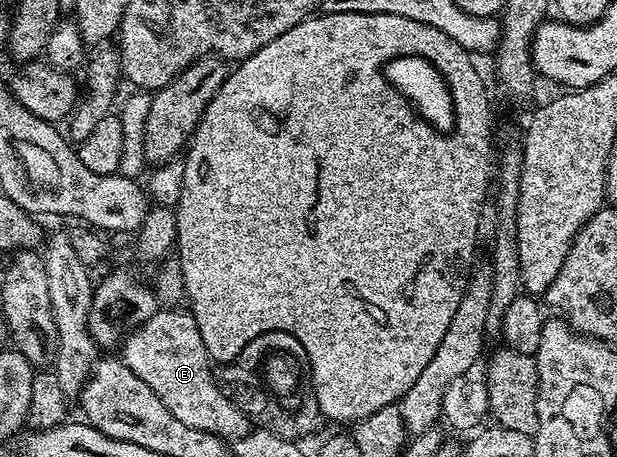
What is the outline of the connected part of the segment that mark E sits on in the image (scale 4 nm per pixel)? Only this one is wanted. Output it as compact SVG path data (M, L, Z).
M162 307L140 323L142 325L130 337L128 334L124 338L123 360L155 395L159 395L159 399L163 399L163 407L167 407L179 423L214 433L222 439L236 439L251 432L247 414L213 378L215 365L209 359L207 347L203 347L203 335L199 335L192 313L181 307Z

